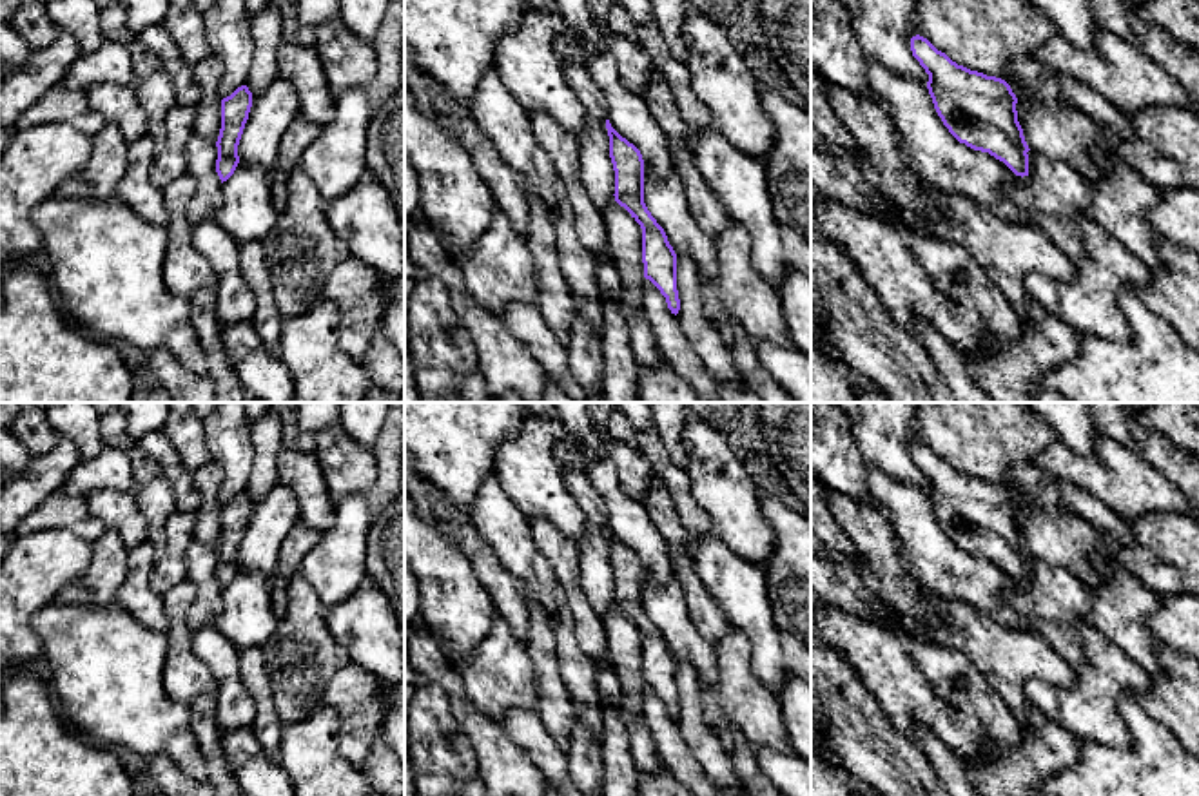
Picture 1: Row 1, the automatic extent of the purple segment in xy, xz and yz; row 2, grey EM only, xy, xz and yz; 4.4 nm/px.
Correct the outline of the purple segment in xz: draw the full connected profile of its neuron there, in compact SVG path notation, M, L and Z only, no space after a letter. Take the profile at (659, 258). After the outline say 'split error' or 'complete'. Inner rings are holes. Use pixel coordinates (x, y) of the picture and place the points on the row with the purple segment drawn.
M606 120L609 158L615 170L615 201L624 207L642 228L644 277L666 297L671 314L678 314L677 254L664 228L644 203L644 160L640 150L622 138Z; complete

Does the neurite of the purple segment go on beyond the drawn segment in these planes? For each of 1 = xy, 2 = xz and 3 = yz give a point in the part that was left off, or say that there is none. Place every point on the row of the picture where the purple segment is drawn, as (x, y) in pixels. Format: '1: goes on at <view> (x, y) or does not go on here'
1: does not go on here
2: does not go on here
3: does not go on here

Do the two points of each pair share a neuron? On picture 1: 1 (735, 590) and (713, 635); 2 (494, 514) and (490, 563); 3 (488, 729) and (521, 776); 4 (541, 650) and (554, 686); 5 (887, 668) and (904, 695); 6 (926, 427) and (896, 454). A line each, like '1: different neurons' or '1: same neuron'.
1: different neurons
2: different neurons
3: same neuron
4: same neuron
5: same neuron
6: different neurons

